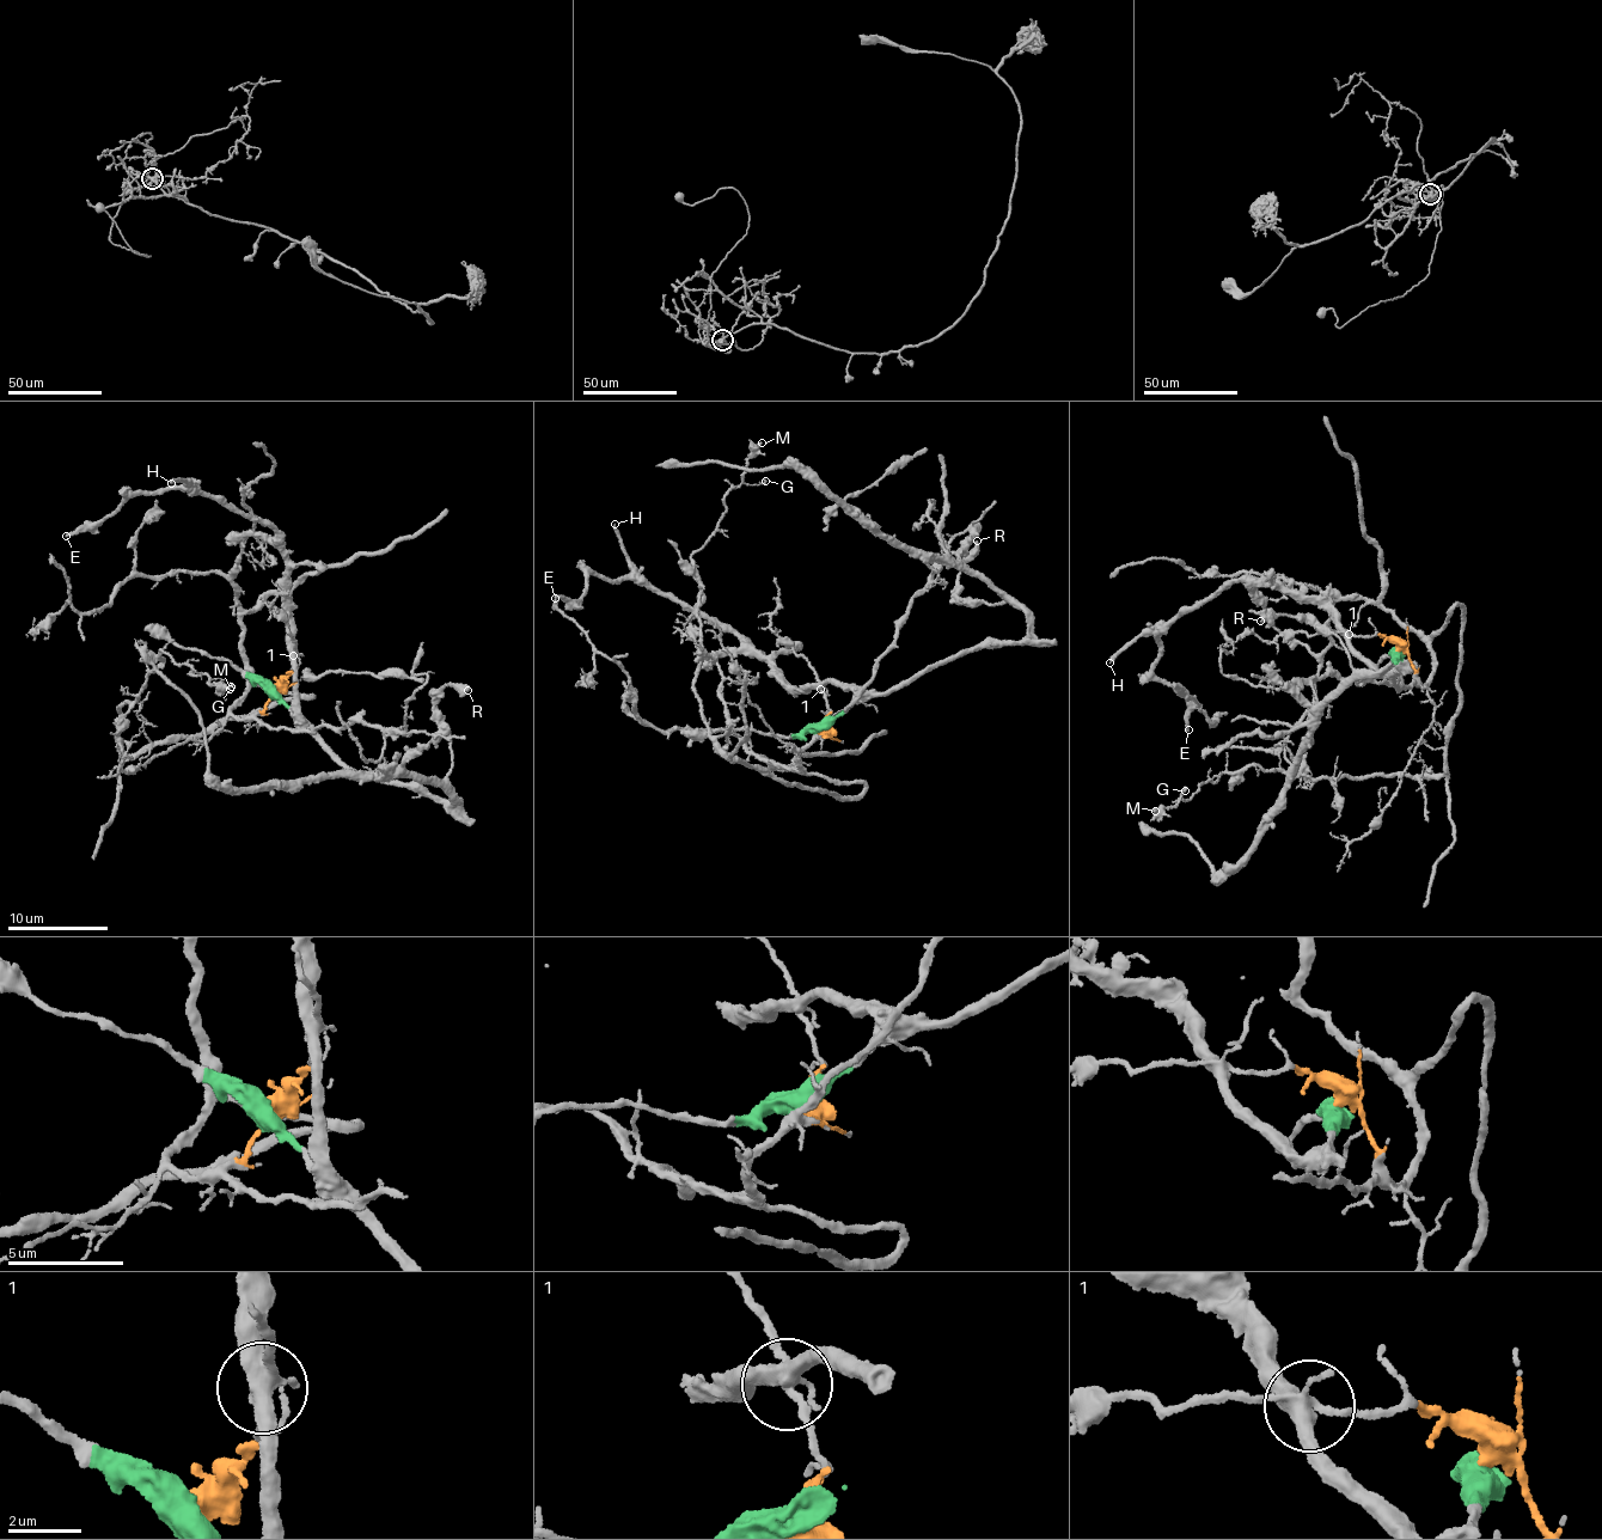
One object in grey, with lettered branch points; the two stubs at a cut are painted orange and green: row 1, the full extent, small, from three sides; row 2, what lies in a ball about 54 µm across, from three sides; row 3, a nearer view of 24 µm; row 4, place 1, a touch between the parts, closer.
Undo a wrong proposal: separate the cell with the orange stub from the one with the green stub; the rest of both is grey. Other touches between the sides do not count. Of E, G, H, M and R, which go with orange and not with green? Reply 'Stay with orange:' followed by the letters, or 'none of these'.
Stay with orange: G, M

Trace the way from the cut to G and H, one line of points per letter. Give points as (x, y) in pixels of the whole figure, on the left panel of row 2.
G: (273, 685), (250, 716), (230, 714), (252, 686), (310, 697), (123, 750), (120, 708), (161, 651), (232, 686)
H: (273, 688), (295, 714), (288, 574), (273, 531), (187, 480), (170, 483)

